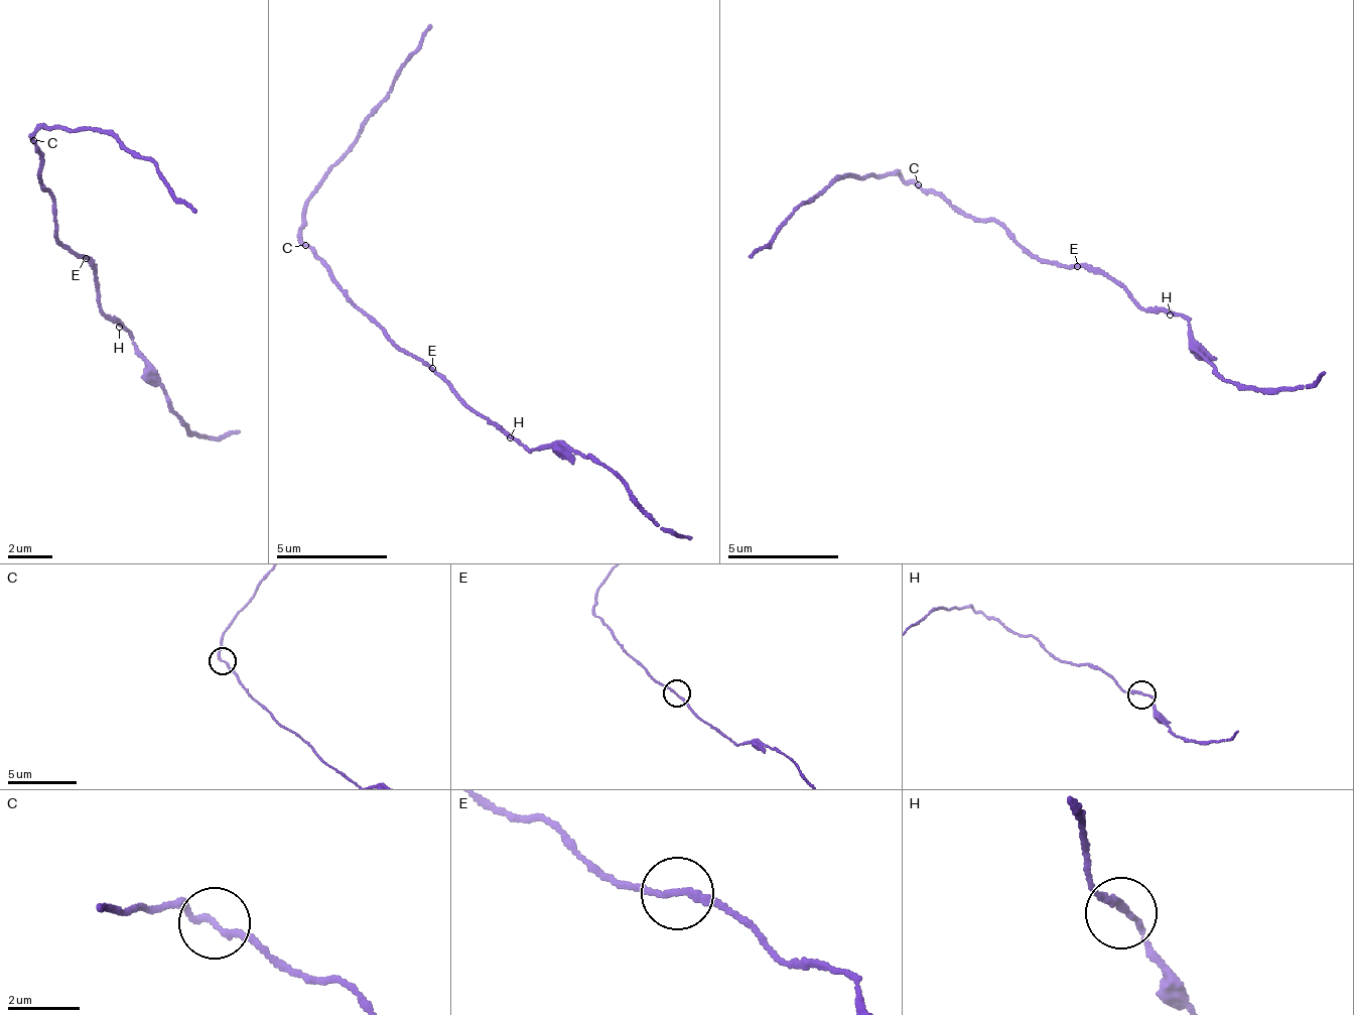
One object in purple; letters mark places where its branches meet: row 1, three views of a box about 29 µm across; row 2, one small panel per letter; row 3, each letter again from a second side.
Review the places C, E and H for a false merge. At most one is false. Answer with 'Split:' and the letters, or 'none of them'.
Split: none of them

